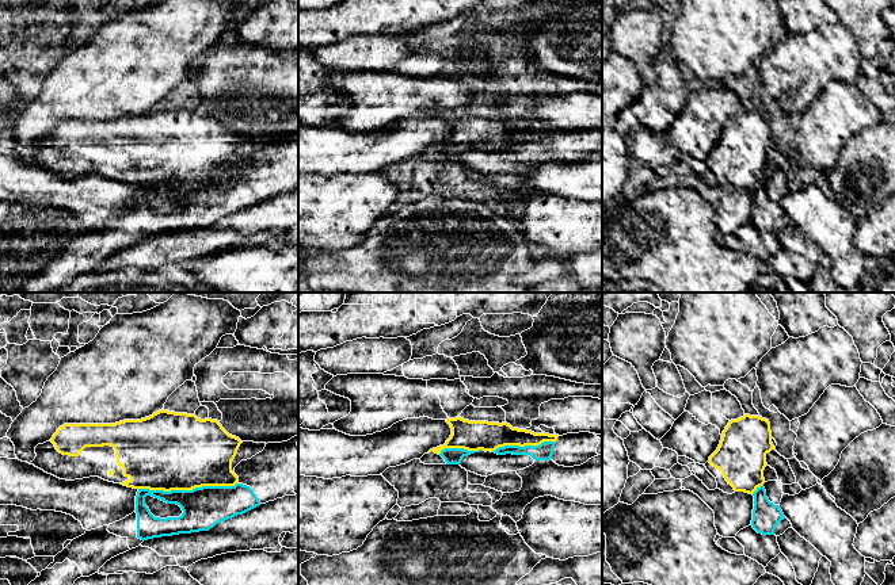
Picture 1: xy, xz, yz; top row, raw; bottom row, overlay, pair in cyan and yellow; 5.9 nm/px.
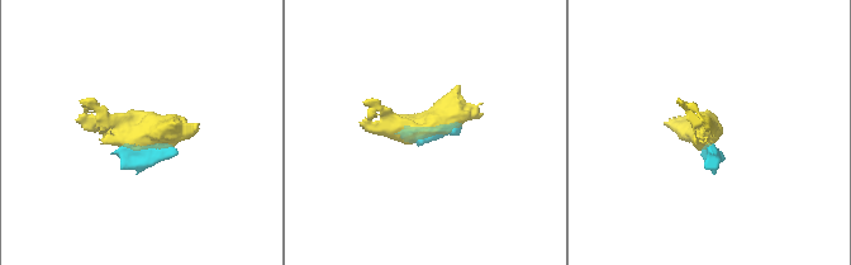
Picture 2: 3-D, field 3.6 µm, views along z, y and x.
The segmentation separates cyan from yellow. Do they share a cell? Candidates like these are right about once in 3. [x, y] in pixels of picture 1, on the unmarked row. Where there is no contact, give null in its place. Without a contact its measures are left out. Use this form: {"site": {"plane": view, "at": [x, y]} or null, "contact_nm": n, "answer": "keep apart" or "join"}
{"site": {"plane": "xy", "at": [187, 187]}, "contact_nm": 600, "answer": "keep apart"}

